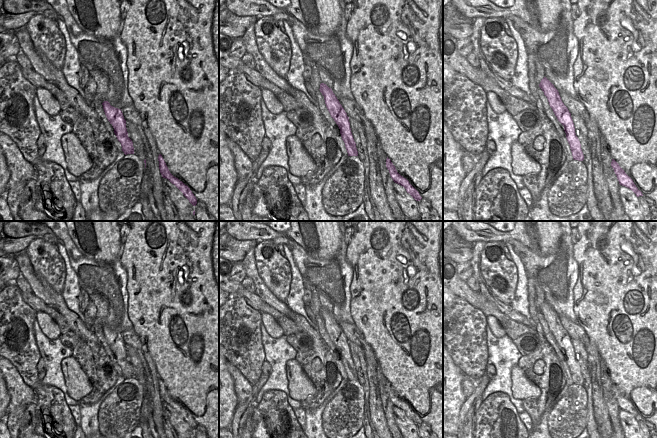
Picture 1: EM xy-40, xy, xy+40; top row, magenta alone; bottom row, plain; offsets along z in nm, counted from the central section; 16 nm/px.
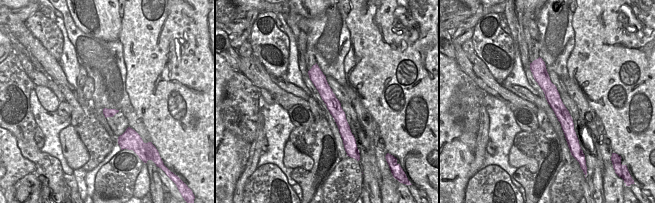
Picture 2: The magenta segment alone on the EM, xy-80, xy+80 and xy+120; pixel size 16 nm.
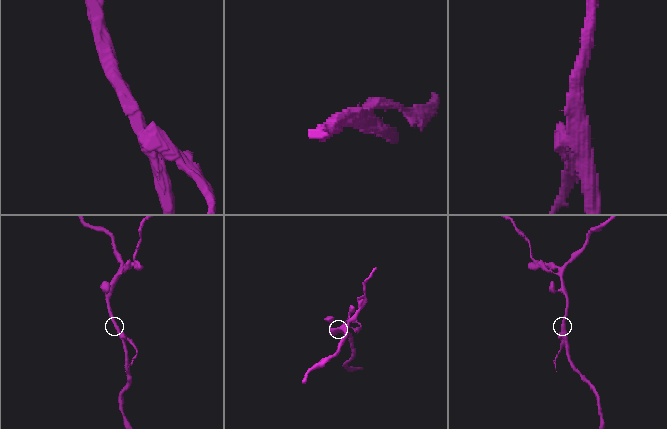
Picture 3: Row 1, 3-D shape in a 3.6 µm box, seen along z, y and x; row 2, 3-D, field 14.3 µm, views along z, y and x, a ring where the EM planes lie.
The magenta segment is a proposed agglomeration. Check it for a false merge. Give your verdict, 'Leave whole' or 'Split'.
Split

